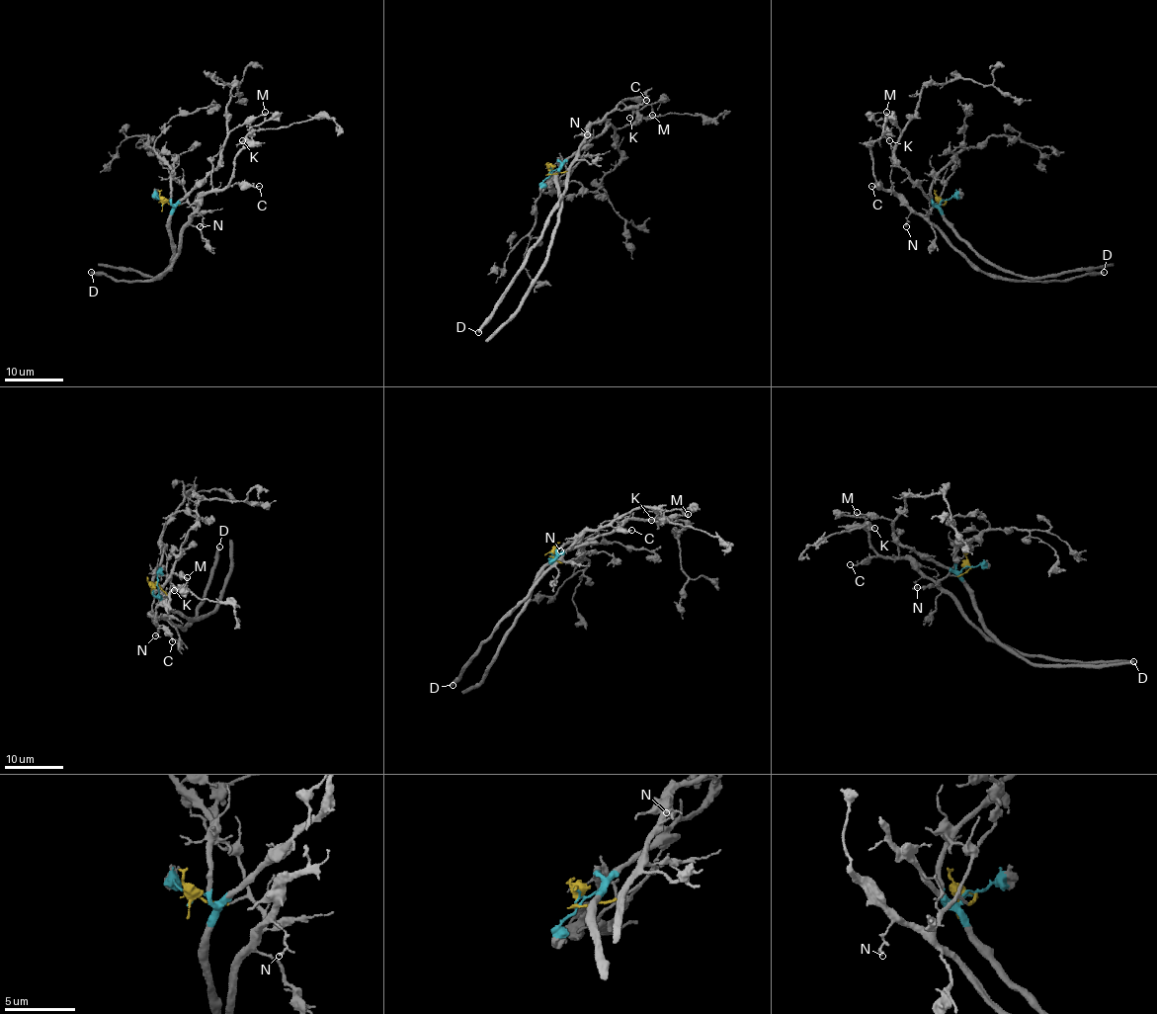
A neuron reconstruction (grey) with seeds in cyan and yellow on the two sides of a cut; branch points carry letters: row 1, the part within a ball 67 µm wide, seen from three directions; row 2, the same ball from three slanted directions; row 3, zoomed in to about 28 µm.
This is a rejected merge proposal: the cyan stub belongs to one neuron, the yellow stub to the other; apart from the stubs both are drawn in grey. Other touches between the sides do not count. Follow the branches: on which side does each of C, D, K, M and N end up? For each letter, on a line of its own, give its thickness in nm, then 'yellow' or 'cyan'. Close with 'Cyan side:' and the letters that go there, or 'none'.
C: 120 nm thick; yellow
D: 380 nm thick; yellow
K: 140 nm thick; yellow
M: 180 nm thick; cyan
N: 100 nm thick; yellow
Cyan side: M

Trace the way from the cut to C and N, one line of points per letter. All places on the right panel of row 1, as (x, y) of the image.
C: (942, 202), (946, 202), (937, 204), (927, 215), (917, 213), (896, 193), (887, 192), (878, 184), (870, 186)
N: (942, 202), (946, 202), (937, 204), (927, 215), (912, 212), (906, 219), (906, 226)

